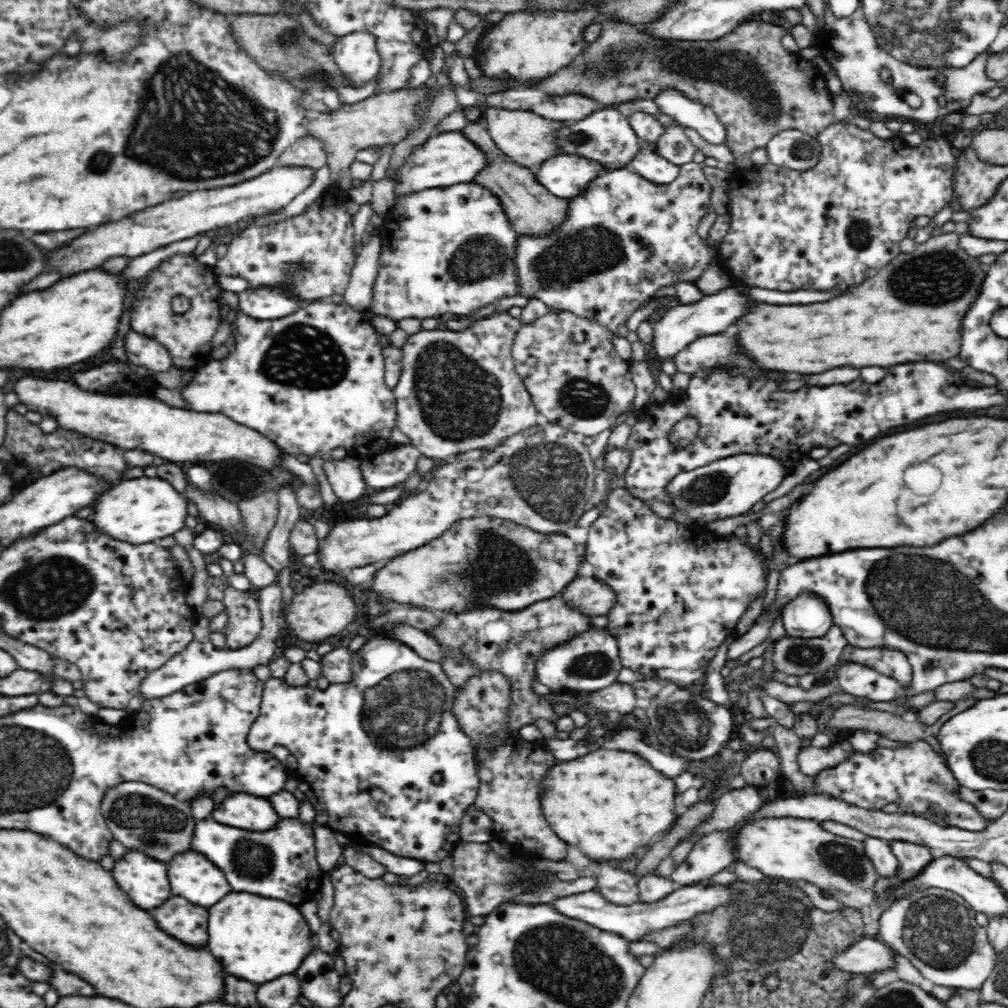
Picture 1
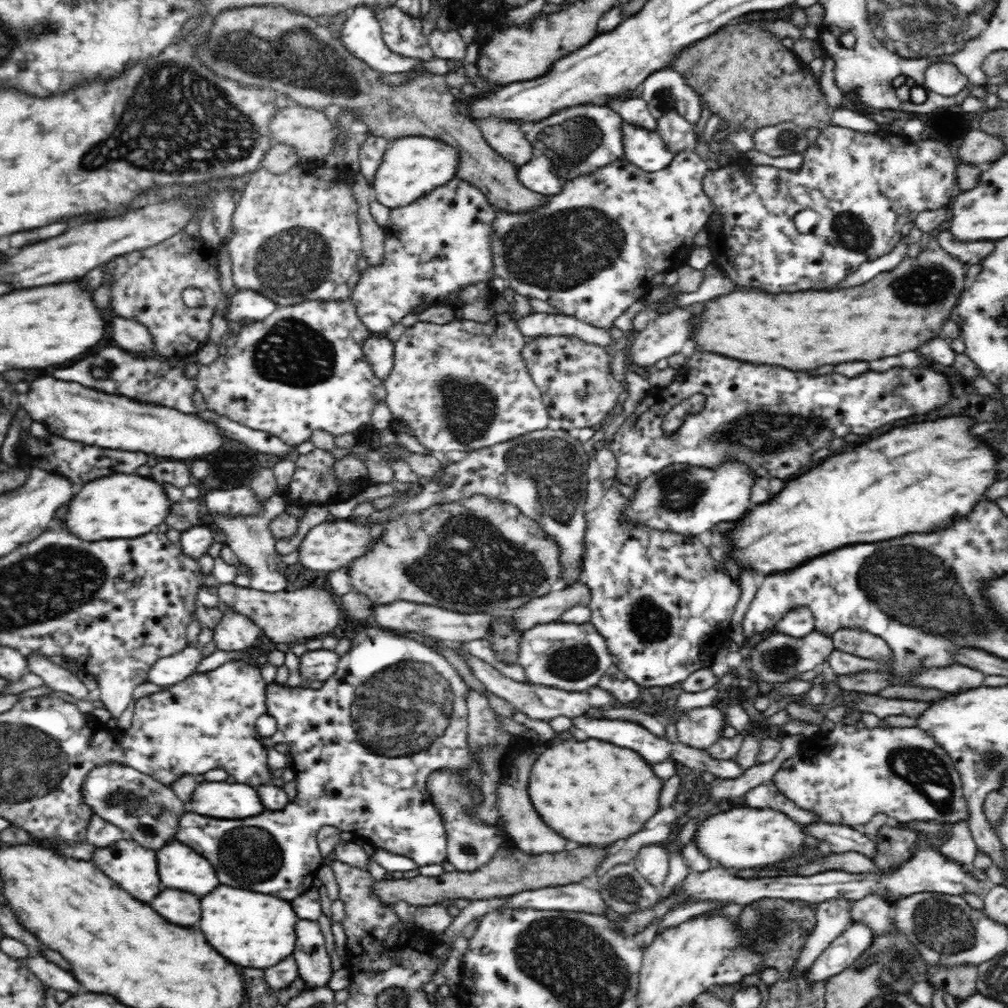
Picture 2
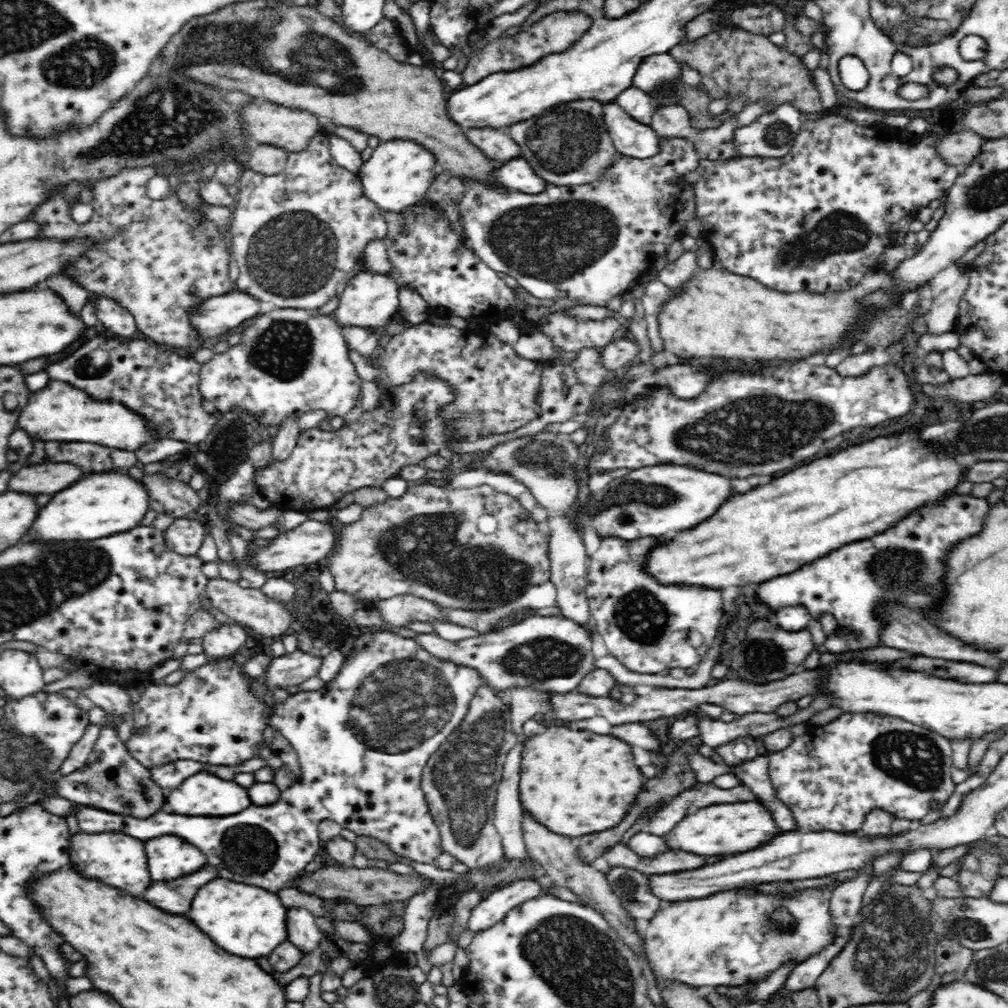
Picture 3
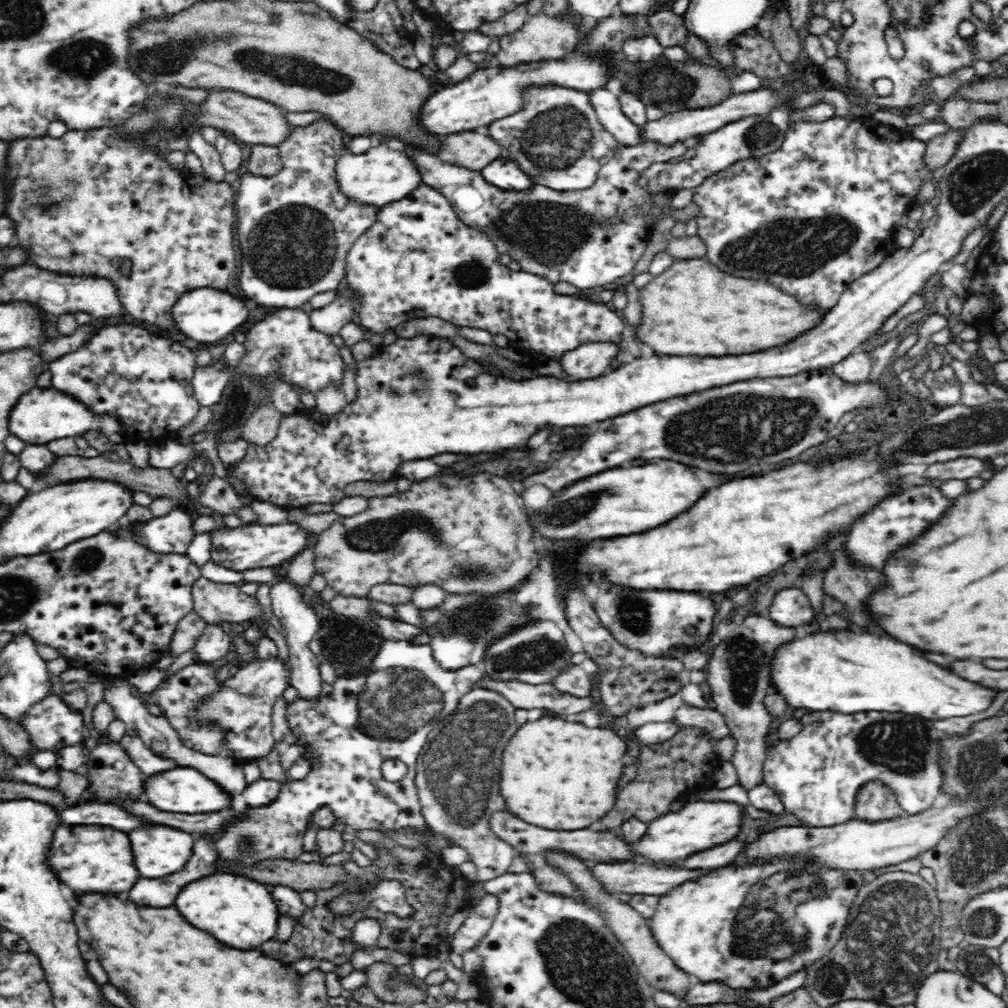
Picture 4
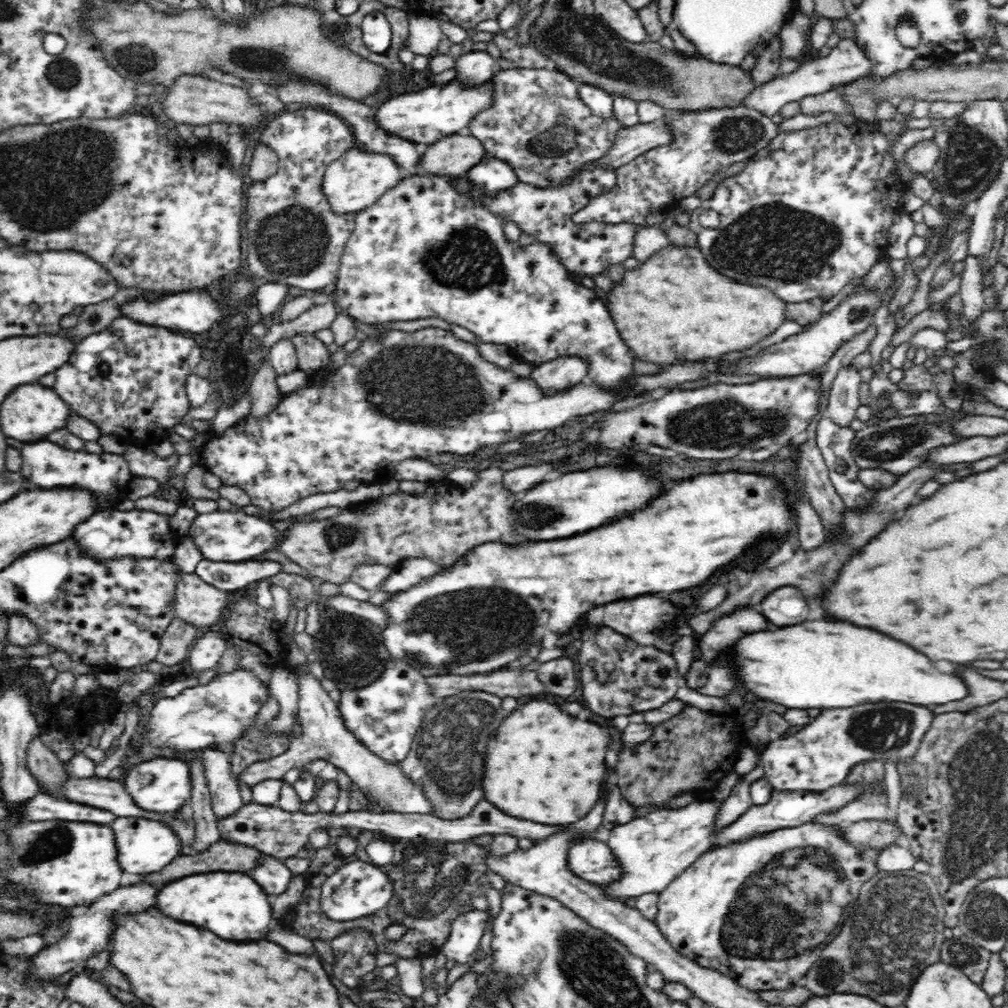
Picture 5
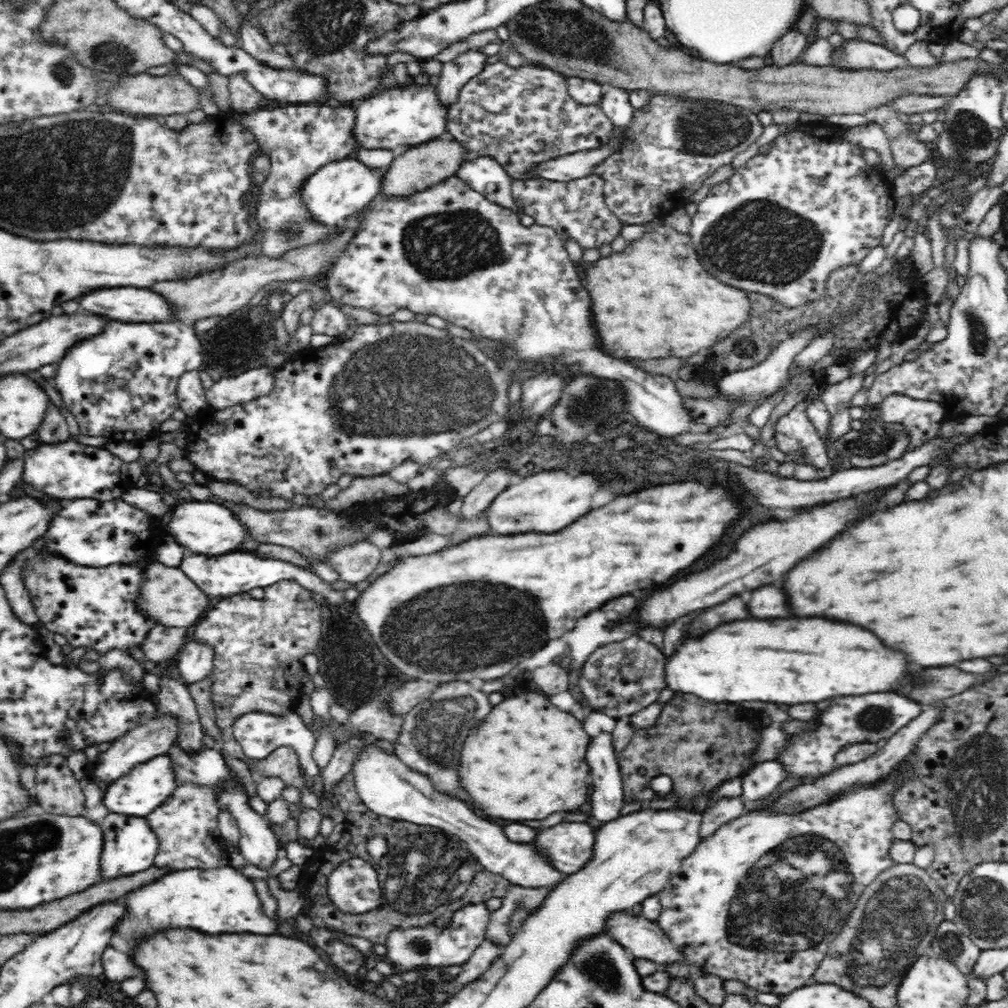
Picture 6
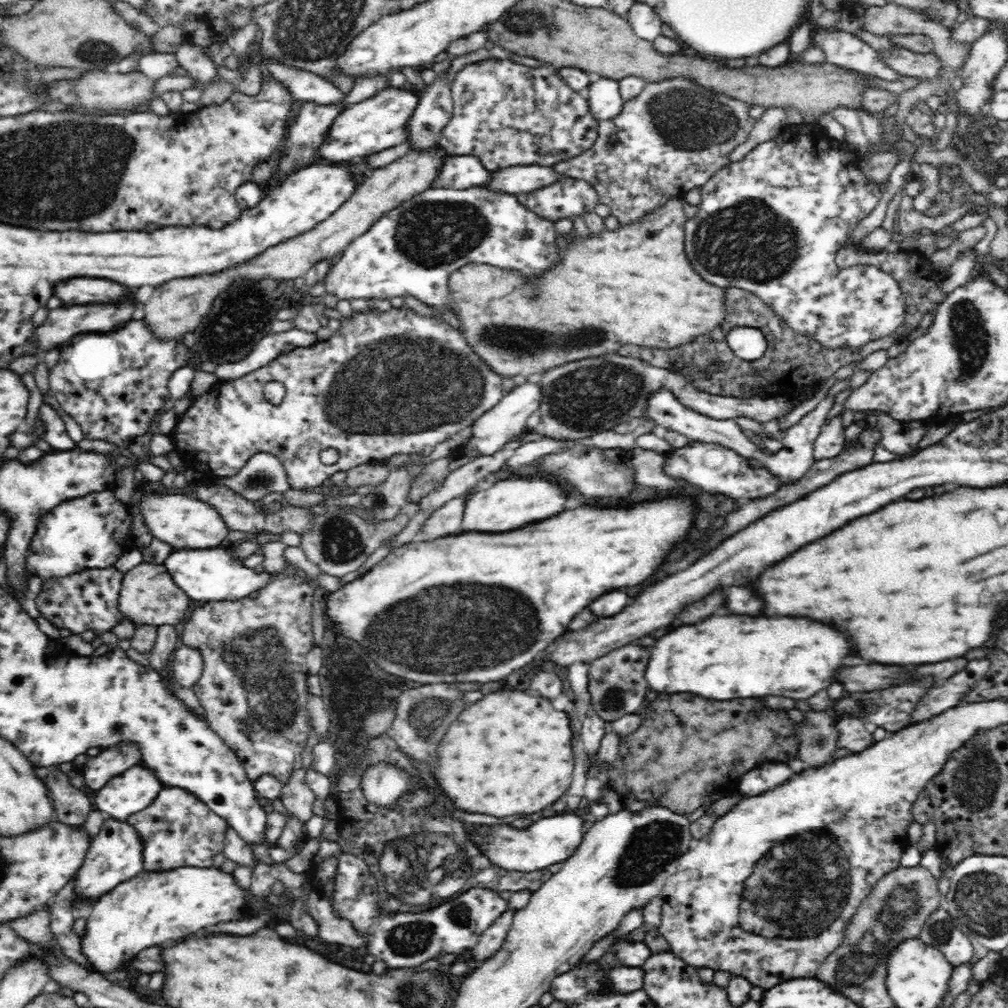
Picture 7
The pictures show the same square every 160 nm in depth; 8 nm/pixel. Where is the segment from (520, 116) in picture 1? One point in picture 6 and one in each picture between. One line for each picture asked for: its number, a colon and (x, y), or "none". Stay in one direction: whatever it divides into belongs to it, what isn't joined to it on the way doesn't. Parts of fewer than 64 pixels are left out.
2: (505, 137)
3: (497, 144)
4: (474, 149)
5: (451, 156)
6: (420, 167)

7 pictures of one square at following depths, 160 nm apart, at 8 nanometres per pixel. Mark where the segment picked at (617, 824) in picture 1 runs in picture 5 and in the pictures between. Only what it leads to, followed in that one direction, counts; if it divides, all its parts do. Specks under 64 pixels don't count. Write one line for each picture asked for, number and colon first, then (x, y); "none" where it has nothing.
2: (596, 794)
3: (574, 783)
4: (561, 776)
5: (543, 766)

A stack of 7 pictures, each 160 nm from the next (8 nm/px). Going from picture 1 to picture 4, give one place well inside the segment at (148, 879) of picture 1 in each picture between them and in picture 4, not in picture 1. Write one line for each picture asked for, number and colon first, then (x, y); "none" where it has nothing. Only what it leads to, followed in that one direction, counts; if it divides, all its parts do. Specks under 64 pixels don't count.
2: (132, 867)
3: (115, 858)
4: (87, 858)

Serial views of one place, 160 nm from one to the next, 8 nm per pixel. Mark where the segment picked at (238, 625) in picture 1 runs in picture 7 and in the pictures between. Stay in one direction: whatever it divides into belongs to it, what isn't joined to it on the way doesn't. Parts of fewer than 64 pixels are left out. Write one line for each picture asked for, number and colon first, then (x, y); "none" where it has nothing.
2: (235, 631)
3: (224, 641)
4: (215, 643)
5: (207, 651)
6: (195, 659)
7: (187, 663)

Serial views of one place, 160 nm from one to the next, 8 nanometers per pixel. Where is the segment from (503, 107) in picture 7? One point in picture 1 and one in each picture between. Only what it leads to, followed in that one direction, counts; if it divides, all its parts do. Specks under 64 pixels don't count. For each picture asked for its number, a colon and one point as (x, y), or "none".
1: (605, 136)
2: (580, 139)
3: (567, 145)
4: (557, 139)
5: (538, 124)
6: (521, 117)

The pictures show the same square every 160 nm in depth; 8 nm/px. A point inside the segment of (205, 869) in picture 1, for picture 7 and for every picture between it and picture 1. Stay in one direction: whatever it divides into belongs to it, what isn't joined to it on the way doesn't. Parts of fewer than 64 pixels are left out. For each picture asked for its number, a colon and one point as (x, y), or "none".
2: (179, 866)
3: (168, 856)
4: (158, 849)
5: (144, 847)
6: (130, 845)
7: (116, 855)

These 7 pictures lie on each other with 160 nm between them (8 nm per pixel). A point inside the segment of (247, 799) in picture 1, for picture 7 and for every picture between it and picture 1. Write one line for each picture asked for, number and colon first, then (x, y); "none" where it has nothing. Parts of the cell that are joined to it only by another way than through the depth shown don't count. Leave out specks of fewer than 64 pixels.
2: (242, 801)
3: (204, 794)
4: (184, 790)
5: (164, 785)
6: (146, 786)
7: (125, 795)

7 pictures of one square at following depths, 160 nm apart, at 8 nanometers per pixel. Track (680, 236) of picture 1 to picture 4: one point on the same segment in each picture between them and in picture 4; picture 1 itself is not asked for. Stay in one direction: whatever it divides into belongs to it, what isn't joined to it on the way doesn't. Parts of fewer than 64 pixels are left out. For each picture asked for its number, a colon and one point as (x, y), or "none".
2: (594, 249)
3: (590, 243)
4: (589, 238)

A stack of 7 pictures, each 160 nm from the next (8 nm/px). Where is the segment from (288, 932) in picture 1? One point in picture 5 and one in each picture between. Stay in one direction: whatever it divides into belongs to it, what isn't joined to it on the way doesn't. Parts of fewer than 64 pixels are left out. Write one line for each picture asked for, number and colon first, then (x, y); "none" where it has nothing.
2: (257, 930)
3: (250, 921)
4: (241, 912)
5: (233, 905)

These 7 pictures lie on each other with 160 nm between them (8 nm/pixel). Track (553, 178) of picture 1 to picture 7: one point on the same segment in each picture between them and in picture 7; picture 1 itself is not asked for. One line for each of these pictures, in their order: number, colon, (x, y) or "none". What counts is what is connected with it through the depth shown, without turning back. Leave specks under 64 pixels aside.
2: (536, 176)
3: (516, 175)
4: (505, 175)
5: (490, 176)
6: (481, 173)
7: (462, 172)

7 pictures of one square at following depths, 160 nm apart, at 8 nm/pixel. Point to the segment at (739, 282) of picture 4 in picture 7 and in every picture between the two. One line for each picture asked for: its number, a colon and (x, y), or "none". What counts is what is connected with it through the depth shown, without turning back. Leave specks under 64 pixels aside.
5: (666, 310)
6: (639, 312)
7: (634, 286)

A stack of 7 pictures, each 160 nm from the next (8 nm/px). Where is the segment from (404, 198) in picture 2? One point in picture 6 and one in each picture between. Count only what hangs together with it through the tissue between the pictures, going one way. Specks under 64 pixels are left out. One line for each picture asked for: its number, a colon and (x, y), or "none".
3: (398, 175)
4: (385, 174)
5: (357, 179)
6: (338, 190)

